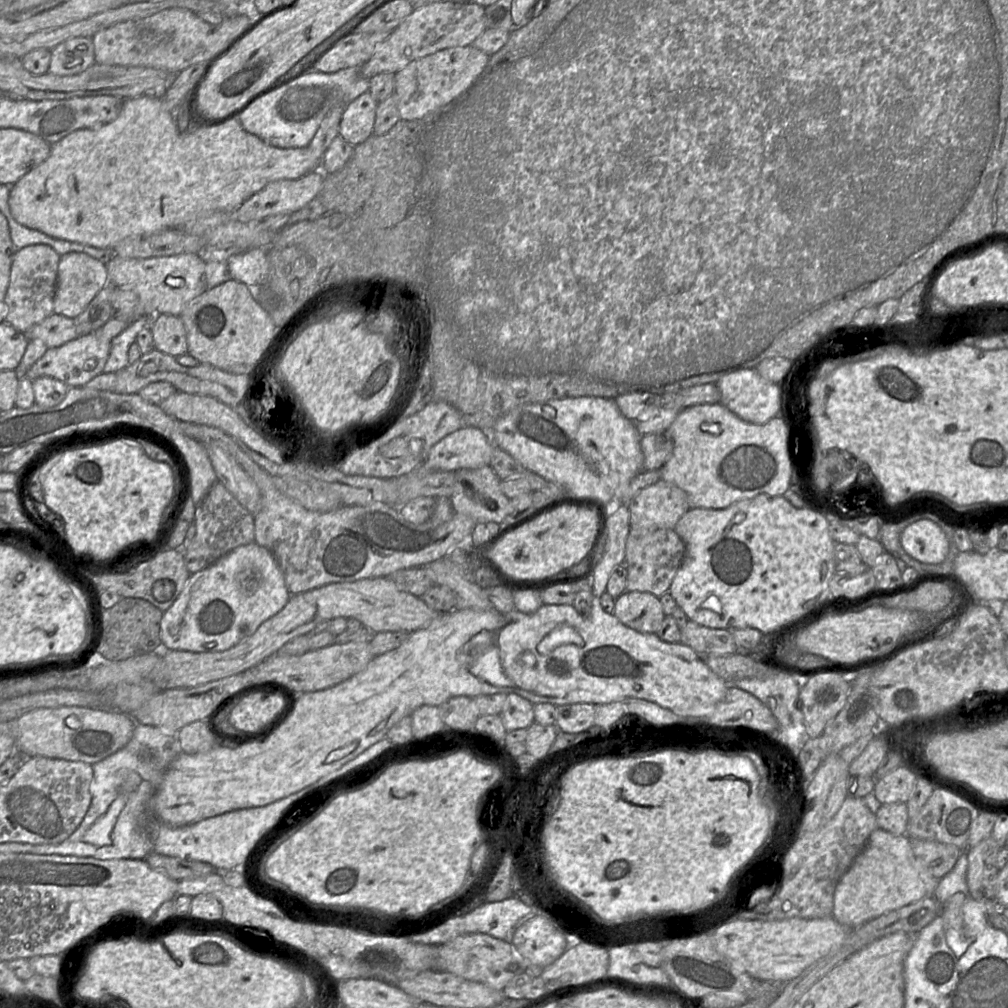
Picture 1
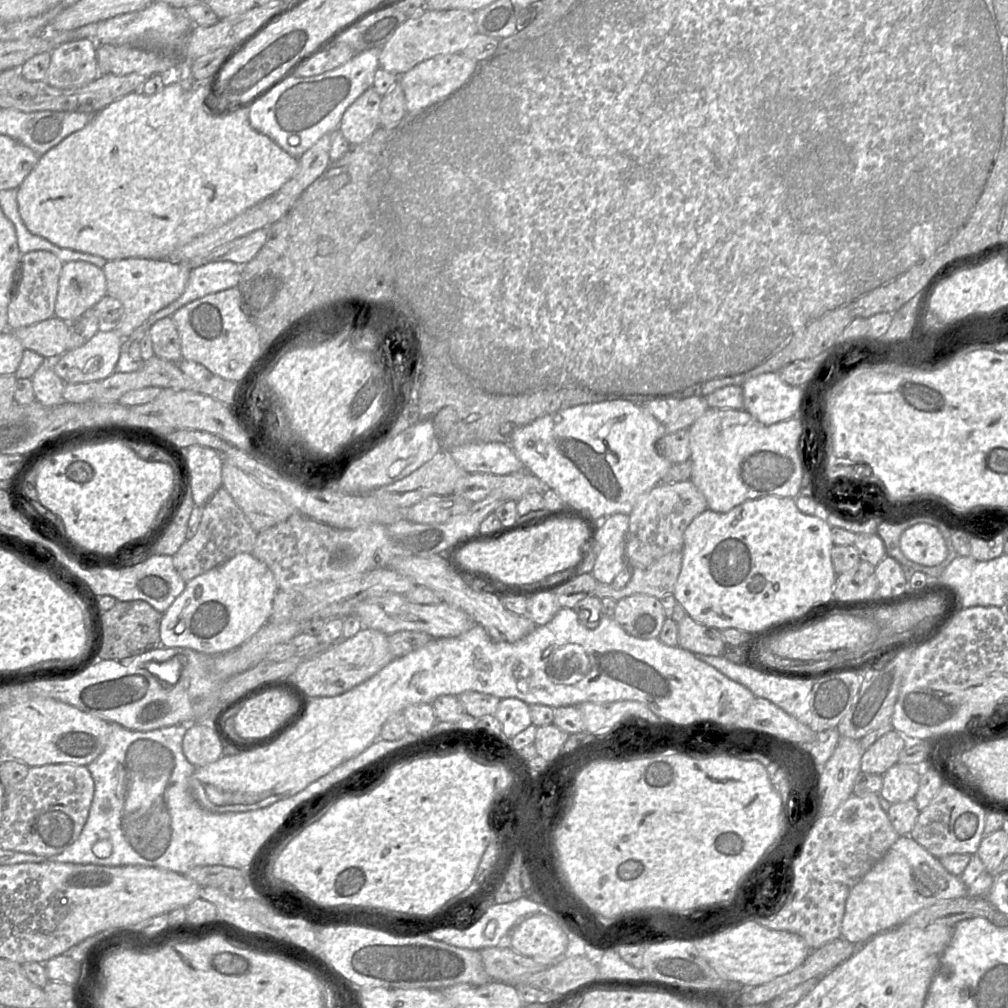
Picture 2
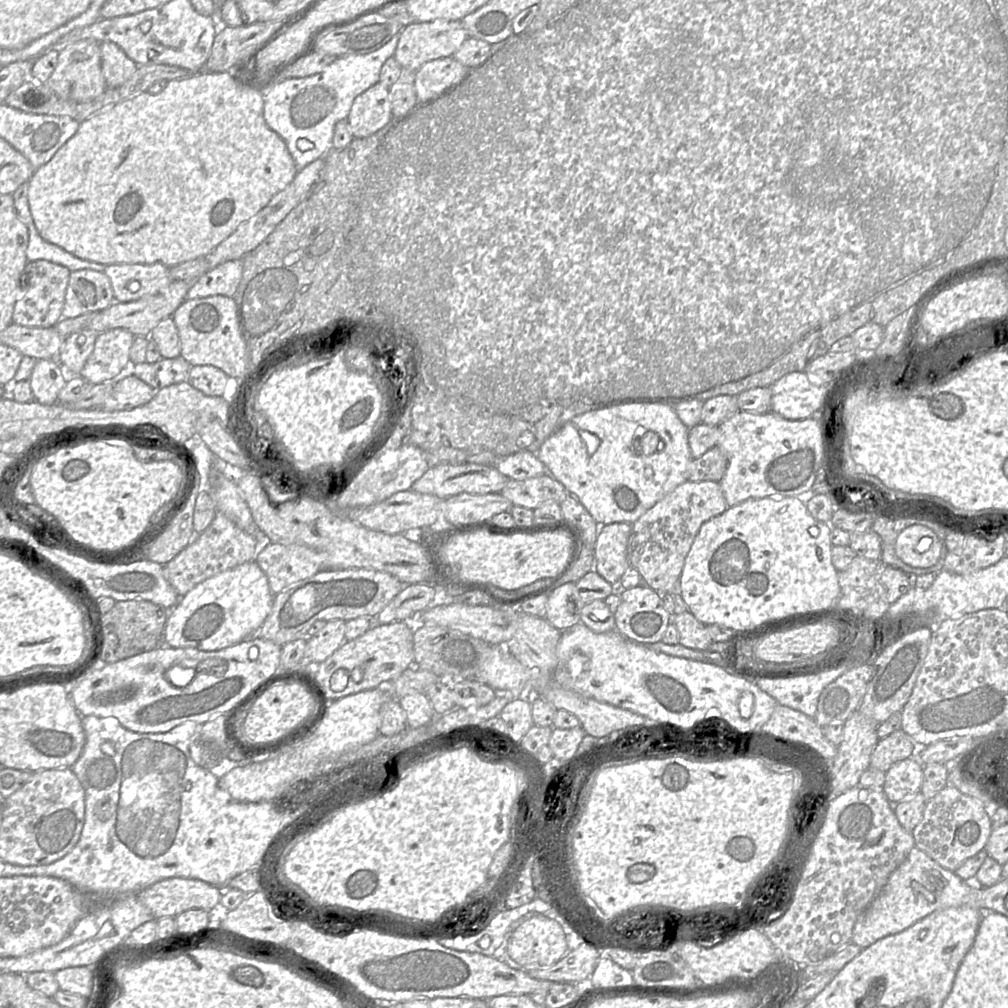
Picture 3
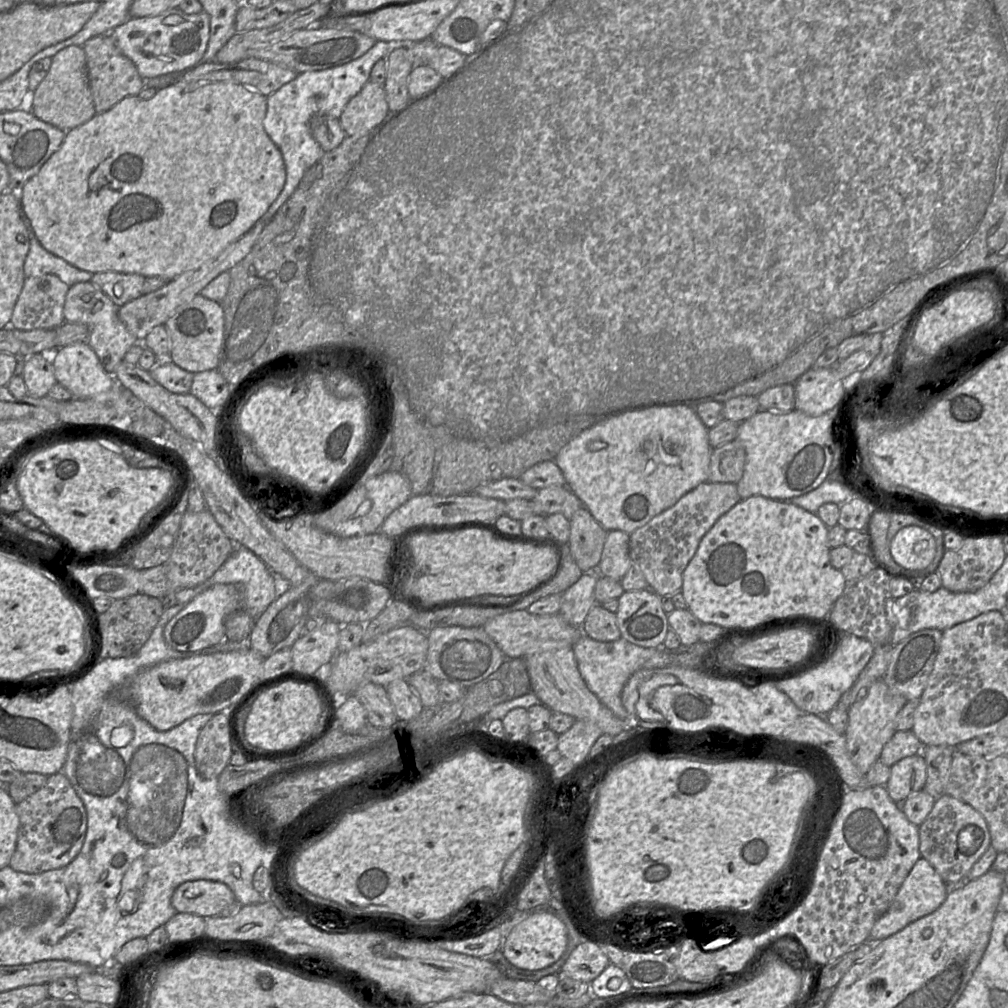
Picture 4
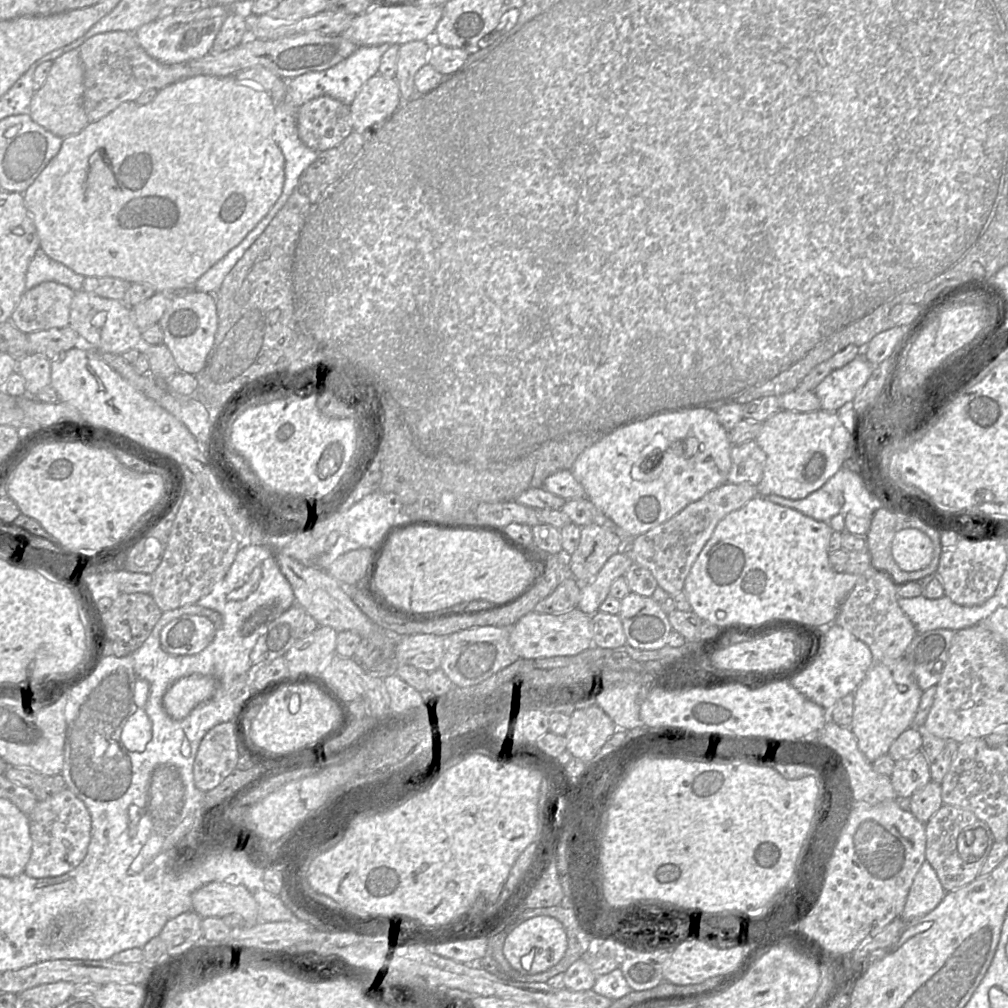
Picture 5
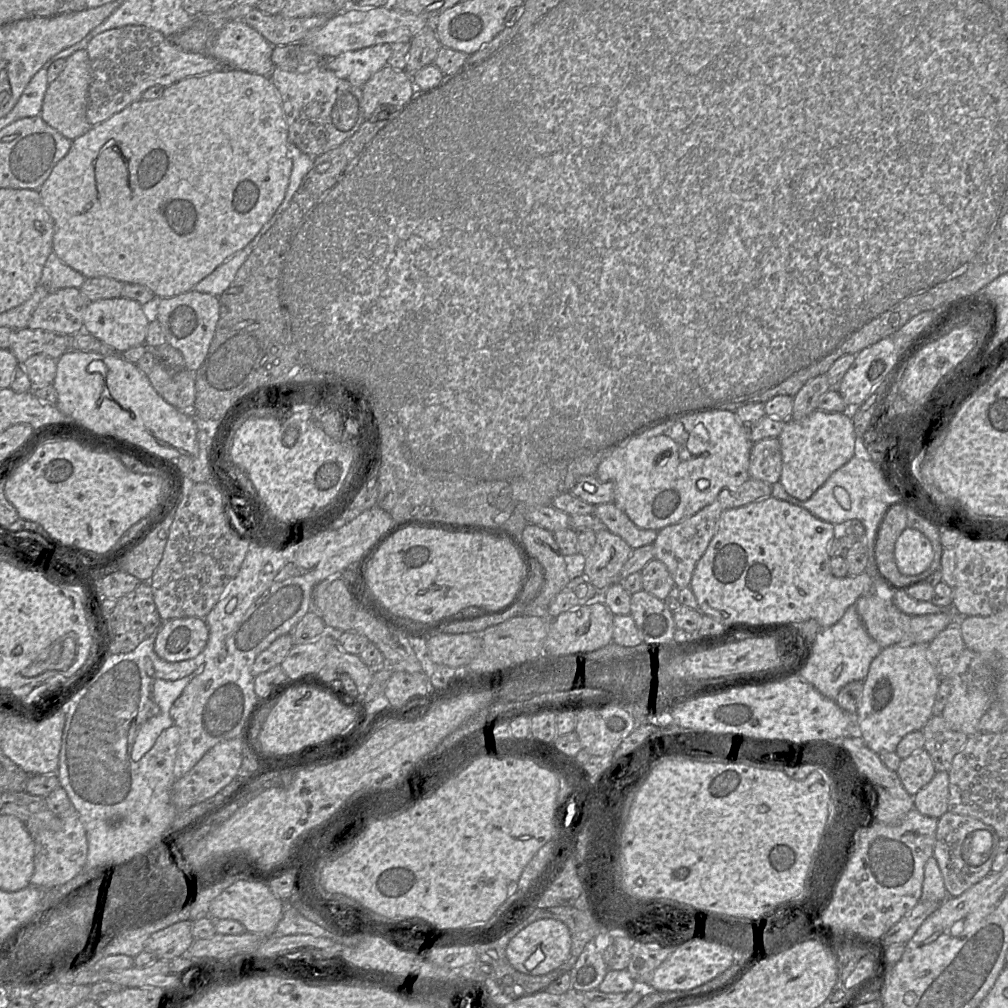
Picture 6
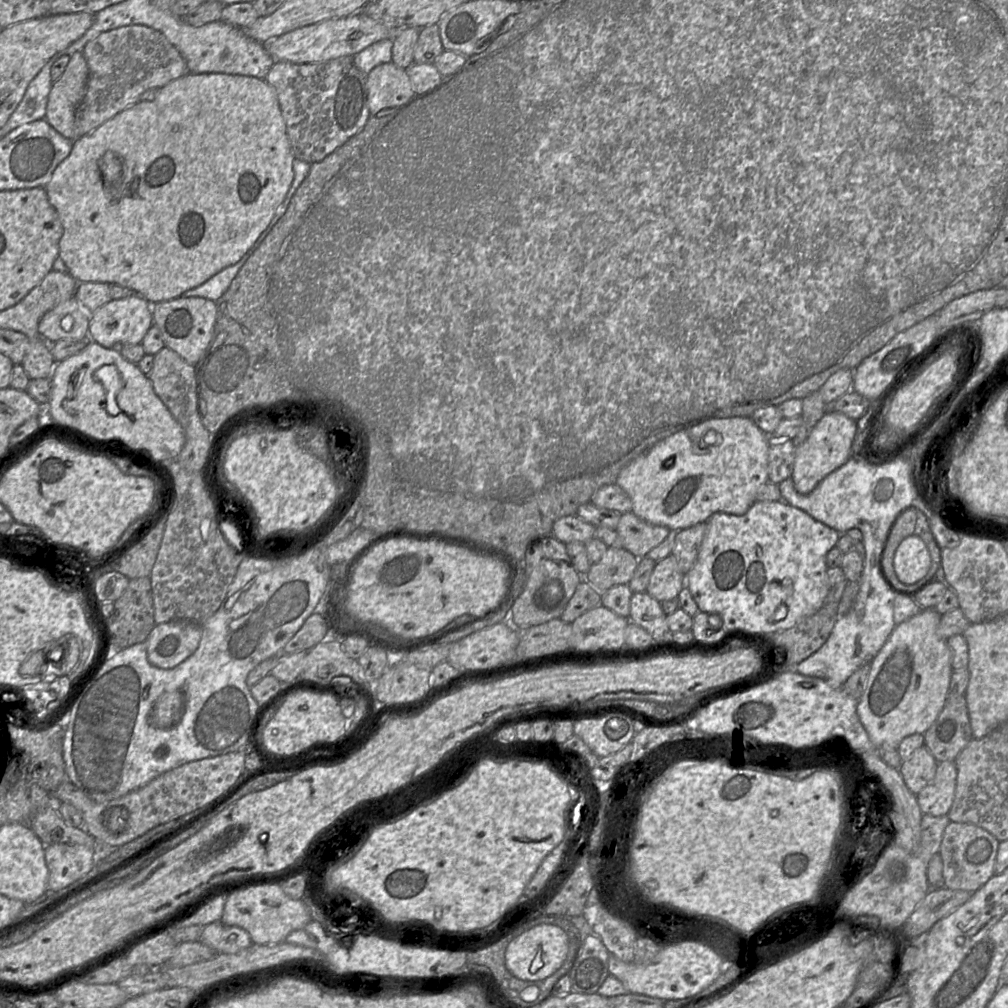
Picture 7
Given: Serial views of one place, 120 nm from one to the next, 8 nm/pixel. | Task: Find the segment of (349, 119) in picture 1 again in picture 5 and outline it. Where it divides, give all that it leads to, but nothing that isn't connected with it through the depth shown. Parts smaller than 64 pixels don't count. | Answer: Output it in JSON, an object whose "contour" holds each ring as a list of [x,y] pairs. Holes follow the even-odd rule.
{"contour":[[[376,74],[361,87],[350,108],[352,131],[371,131],[374,125],[383,124],[401,106],[399,85],[395,77]]]}

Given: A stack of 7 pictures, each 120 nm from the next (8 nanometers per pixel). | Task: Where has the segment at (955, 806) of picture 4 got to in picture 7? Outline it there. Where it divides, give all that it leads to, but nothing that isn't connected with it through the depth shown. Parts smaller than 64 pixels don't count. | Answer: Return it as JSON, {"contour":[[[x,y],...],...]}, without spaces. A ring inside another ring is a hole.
{"contour":[[[950,822],[943,833],[939,854],[943,862],[943,885],[950,890],[975,892],[994,874],[1000,841],[985,829],[970,823]]]}

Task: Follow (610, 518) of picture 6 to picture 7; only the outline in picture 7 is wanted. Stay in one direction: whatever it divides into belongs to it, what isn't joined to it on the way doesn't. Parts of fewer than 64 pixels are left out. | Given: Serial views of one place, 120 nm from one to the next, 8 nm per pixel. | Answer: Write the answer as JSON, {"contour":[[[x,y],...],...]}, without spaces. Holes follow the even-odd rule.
{"contour":[[[630,511],[621,515],[616,532],[623,548],[640,559],[663,542],[671,530],[666,526],[647,523]]]}

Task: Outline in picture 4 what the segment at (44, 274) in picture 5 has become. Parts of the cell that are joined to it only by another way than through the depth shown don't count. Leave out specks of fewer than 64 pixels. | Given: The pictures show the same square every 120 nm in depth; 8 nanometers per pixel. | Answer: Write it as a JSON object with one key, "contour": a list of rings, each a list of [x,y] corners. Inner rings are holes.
{"contour":[[[24,217],[24,221],[30,237],[30,250],[24,263],[26,278],[52,274],[69,287],[91,280],[93,273],[81,270],[46,250],[38,240],[30,220]]]}

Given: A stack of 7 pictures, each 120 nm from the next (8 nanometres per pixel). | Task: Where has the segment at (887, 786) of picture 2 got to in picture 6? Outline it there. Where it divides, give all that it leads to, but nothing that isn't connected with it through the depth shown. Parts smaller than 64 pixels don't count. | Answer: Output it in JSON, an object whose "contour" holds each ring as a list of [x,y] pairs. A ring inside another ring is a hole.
{"contour":[[[922,749],[902,759],[896,773],[908,794],[915,796],[932,780],[936,770],[929,753]]]}

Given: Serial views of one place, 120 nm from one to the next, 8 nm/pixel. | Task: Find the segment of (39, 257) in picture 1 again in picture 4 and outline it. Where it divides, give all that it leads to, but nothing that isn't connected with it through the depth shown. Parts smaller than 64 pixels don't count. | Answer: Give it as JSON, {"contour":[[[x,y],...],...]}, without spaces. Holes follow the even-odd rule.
{"contour":[[[52,274],[26,278],[10,327],[23,331],[57,329],[65,322],[64,304],[69,288]]]}

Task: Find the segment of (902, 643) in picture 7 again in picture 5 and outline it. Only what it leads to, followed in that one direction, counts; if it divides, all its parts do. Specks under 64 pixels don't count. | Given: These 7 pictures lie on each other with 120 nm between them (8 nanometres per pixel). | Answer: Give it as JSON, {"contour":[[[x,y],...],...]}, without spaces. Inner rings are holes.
{"contour":[[[908,660],[874,661],[865,678],[854,691],[854,710],[850,729],[860,751],[871,764],[888,754],[890,745],[912,726],[923,691],[917,684]]]}

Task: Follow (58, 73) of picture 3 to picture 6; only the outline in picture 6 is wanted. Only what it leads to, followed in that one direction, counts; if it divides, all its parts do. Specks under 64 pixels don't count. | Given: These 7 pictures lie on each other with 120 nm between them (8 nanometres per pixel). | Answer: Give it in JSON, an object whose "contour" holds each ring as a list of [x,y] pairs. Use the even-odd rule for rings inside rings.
{"contour":[[[85,48],[74,52],[66,59],[65,68],[58,78],[49,84],[44,97],[40,115],[50,126],[72,141],[94,126],[89,123],[86,115],[91,81],[92,69]]]}

